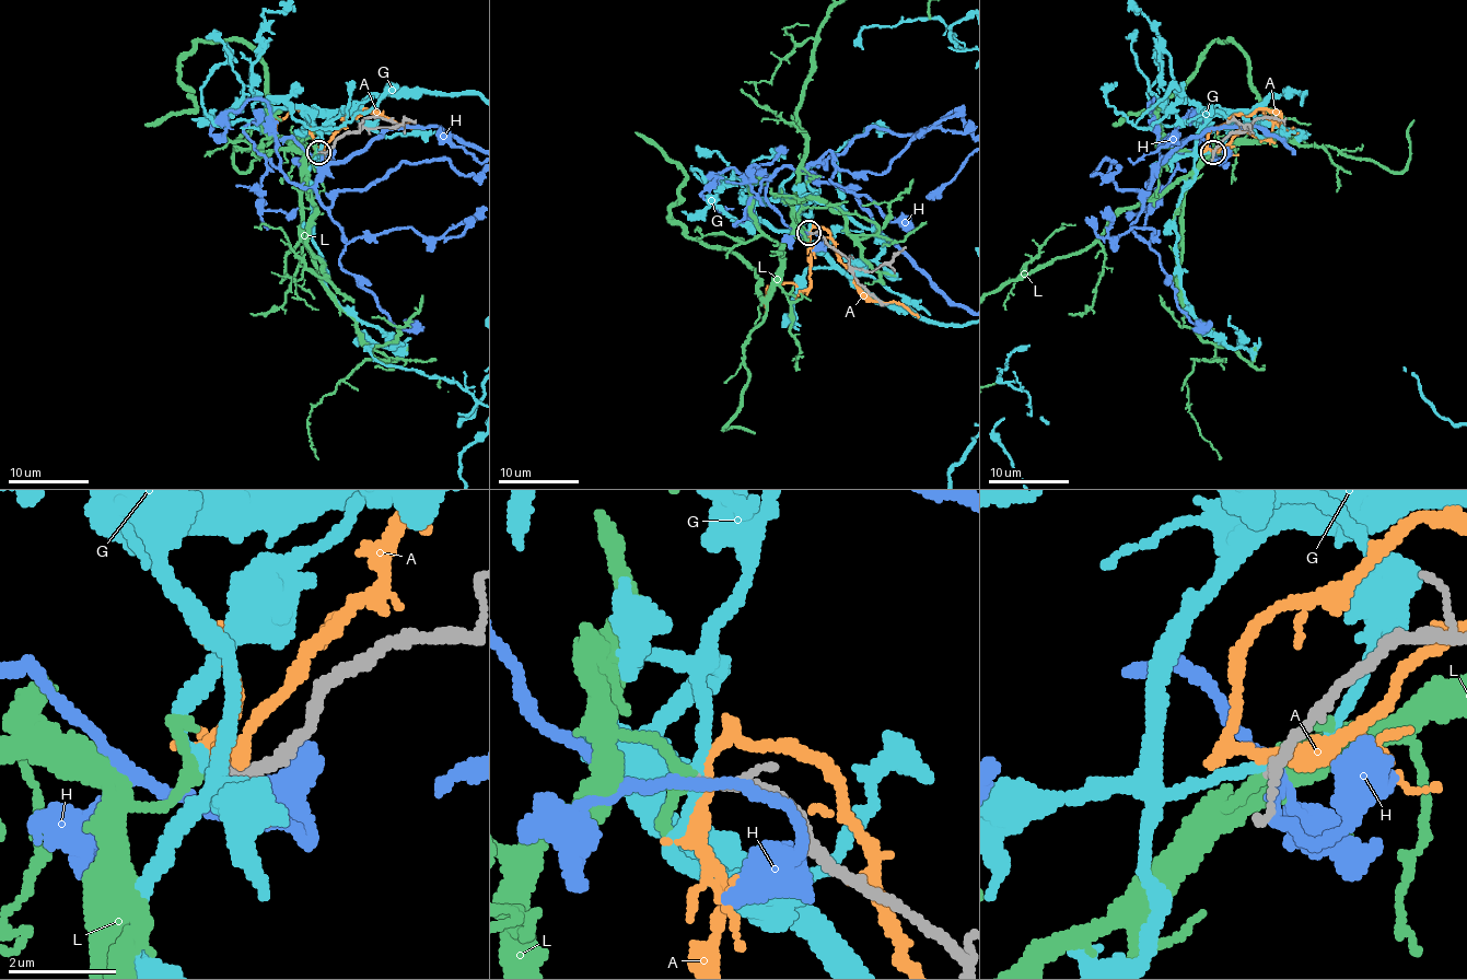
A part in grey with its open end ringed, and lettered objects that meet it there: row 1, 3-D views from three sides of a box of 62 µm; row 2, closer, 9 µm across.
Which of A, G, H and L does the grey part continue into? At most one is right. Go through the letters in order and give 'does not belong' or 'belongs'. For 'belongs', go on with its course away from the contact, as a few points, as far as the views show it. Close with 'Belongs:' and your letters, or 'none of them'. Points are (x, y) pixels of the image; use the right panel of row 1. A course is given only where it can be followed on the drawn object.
A: does not belong
G: does not belong
H: does not belong
L: belongs
Belongs: L

